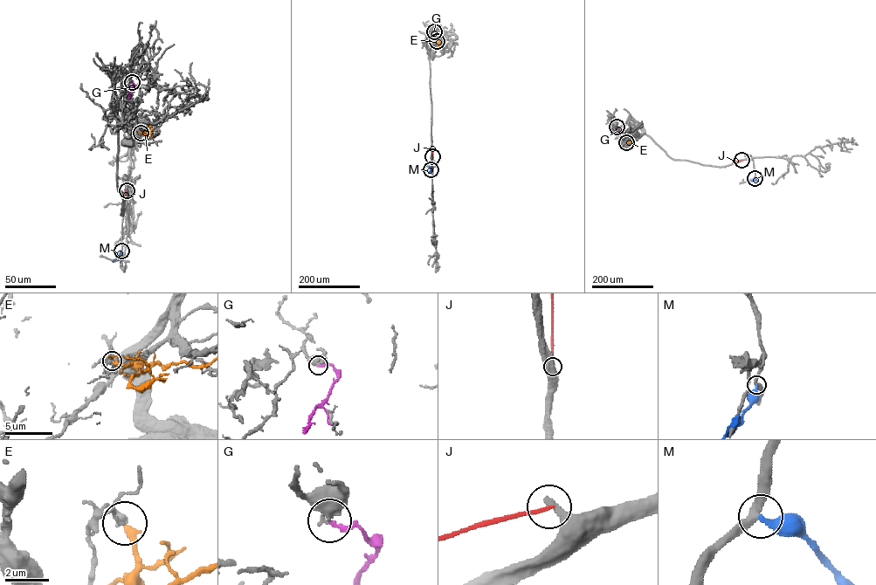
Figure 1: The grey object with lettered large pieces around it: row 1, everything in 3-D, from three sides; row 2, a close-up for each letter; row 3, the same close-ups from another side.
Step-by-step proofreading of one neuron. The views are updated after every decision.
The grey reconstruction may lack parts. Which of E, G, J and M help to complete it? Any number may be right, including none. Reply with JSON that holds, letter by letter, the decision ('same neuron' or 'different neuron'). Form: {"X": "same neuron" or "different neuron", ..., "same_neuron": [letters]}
{"E": "different neuron", "G": "different neuron", "J": "different neuron", "M": "different neuron", "same_neuron": []}

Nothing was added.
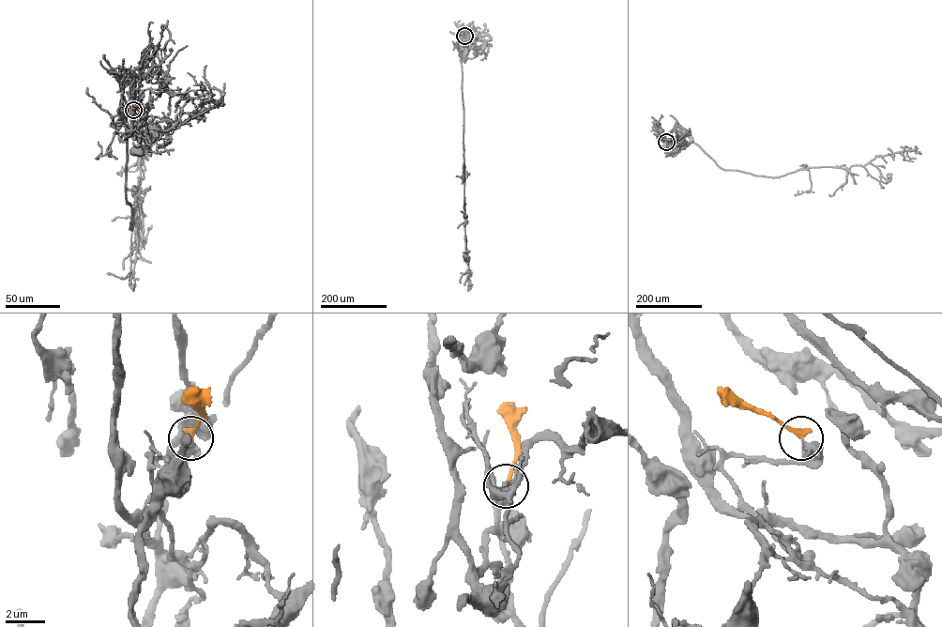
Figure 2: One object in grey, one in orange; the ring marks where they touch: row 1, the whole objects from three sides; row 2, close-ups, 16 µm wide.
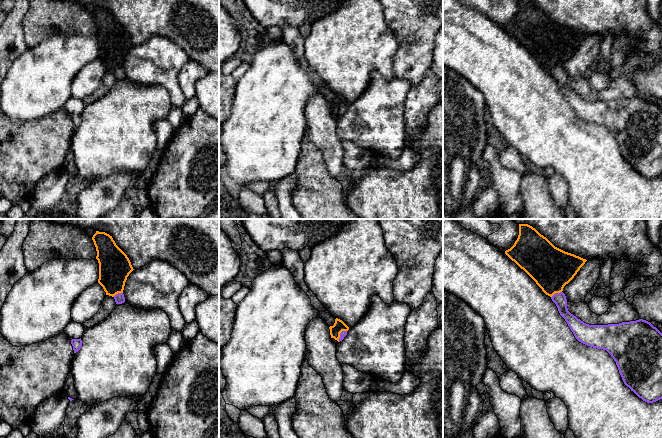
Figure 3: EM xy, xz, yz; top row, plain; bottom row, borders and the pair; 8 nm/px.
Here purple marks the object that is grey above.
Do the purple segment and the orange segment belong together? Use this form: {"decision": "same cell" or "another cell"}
{"decision": "same cell"}

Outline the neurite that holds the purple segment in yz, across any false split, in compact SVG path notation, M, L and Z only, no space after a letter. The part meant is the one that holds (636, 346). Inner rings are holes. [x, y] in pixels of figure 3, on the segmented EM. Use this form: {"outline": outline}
{"outline": "M519 224L519 235L505 254L523 269L556 304L575 338L590 347L606 350L616 362L624 384L647 403L662 399L662 333L650 322L639 319L608 325L589 325L571 314L562 292L587 261L555 247L528 224Z"}

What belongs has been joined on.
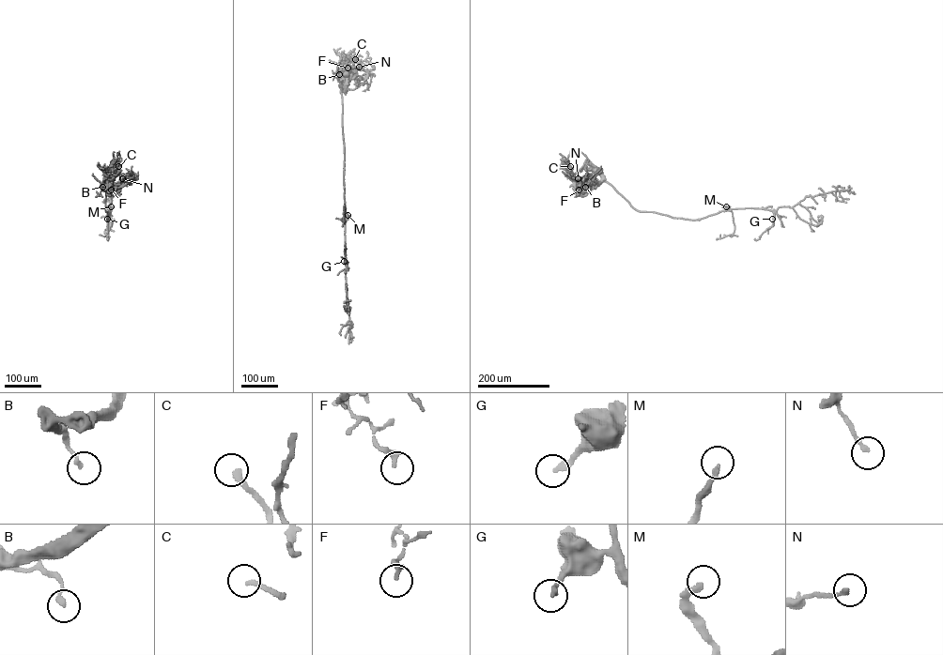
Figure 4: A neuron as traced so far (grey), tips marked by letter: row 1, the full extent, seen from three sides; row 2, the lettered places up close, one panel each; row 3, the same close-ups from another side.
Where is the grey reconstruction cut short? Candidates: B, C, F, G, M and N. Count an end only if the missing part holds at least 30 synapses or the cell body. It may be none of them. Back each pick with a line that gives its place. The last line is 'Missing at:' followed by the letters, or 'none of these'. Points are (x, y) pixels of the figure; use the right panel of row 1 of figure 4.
C: at (570, 166)
Missing at: C

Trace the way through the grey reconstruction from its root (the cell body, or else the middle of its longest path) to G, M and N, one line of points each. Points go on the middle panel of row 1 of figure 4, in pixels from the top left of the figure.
G: (346, 74), (349, 75), (341, 90), (344, 261)
M: (346, 74), (349, 75), (341, 91), (344, 197), (347, 215)
N: (346, 74), (349, 75), (347, 67), (343, 64), (345, 59), (360, 63), (359, 67)

